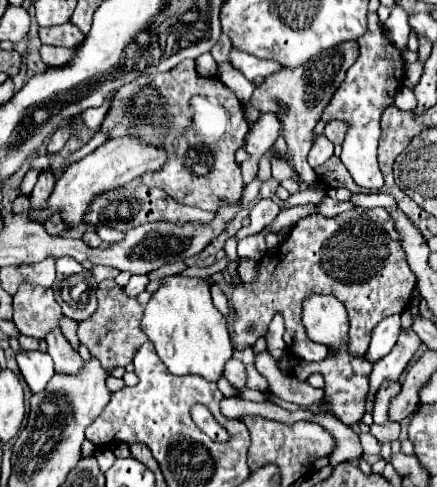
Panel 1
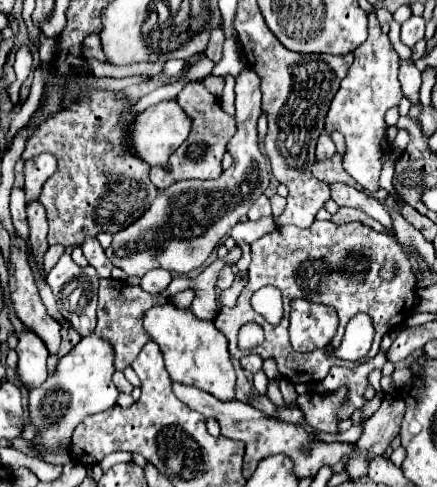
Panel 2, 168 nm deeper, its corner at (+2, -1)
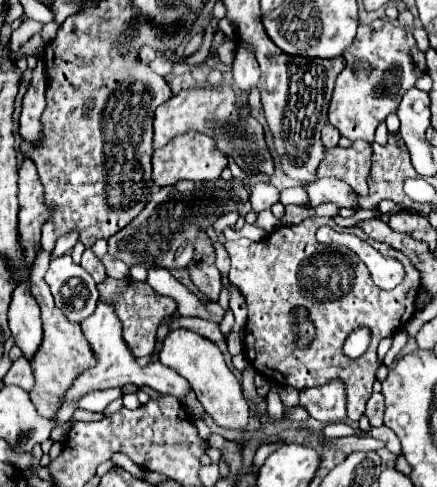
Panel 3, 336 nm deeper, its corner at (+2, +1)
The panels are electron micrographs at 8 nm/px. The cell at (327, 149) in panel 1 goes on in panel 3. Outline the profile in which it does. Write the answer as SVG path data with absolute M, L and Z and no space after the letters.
M327 124L327 126L321 130L321 142L323 142L325 150L335 148L335 146L337 146L337 142L339 142L339 132L337 132L337 130L333 130L333 126L329 126L329 124Z

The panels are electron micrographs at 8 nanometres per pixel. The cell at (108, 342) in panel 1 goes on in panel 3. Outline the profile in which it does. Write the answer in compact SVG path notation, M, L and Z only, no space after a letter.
M105 278L99 284L99 294L101 300L111 304L115 308L115 314L119 316L121 324L123 324L123 338L129 346L129 352L135 358L141 356L151 356L155 350L155 334L157 334L157 326L165 316L171 316L177 310L177 302L169 296L161 296L157 294L147 282L135 282L131 278Z

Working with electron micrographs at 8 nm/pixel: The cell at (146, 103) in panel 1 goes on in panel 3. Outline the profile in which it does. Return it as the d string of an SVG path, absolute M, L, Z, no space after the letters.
M185 134L179 148L161 148L153 152L153 182L155 186L167 186L181 178L185 180L215 180L227 166L227 158L215 146L213 138L207 134Z

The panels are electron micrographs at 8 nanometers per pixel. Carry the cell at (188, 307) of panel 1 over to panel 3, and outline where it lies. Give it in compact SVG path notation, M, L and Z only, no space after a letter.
M183 328L171 330L163 342L161 364L173 368L177 374L181 374L183 378L189 380L193 392L197 394L197 400L203 404L205 412L217 422L217 426L239 428L239 430L243 430L247 426L249 404L243 398L239 380L225 364L225 358L215 342L211 342L191 330L183 330Z

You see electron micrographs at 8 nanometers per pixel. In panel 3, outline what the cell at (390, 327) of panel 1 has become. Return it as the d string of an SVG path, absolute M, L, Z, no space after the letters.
M331 380L323 386L301 390L301 406L309 410L315 420L343 422L347 420L347 386Z

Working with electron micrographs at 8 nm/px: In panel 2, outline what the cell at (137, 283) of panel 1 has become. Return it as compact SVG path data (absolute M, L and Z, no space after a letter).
M153 270L153 272L147 272L143 278L141 278L141 288L143 290L149 290L153 294L159 294L163 292L169 282L173 280L171 272L165 272L165 270Z

